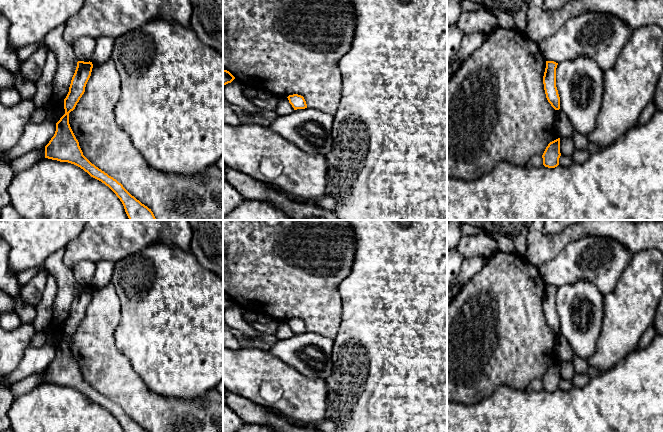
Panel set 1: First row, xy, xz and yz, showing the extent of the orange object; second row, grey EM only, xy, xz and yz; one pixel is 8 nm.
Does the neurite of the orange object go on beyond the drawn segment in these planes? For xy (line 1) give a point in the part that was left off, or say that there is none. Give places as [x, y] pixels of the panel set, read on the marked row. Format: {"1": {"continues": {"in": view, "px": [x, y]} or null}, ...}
{"1": {"continues": null}}

